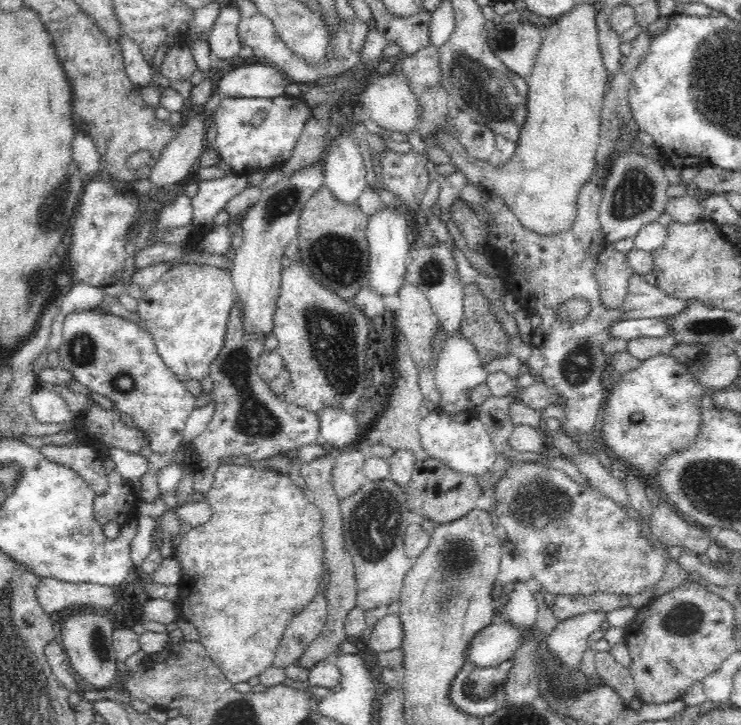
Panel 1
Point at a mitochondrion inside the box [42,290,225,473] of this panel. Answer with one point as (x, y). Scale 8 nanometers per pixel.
(81, 348)

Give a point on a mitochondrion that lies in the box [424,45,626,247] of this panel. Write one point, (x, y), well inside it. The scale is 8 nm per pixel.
(495, 100)

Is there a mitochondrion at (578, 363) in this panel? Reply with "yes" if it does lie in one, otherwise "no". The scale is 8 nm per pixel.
yes

